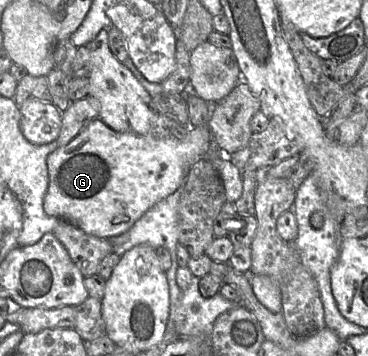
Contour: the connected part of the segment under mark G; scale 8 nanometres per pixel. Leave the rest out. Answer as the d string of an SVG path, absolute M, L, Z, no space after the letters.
M94 118L67 145L58 147L48 155L49 185L43 199L43 209L47 215L66 220L88 235L101 238L121 235L157 202L183 185L192 165L206 156L210 137L209 127L191 127L182 139L121 133L109 128L99 118Z

